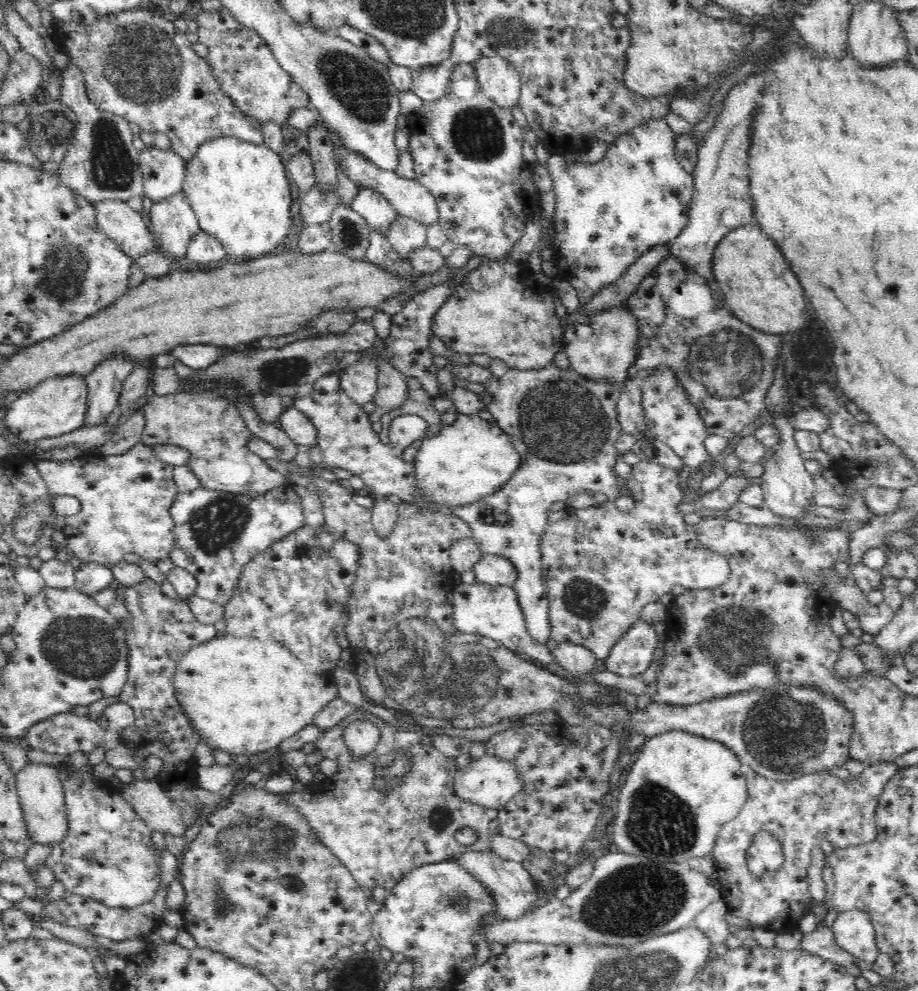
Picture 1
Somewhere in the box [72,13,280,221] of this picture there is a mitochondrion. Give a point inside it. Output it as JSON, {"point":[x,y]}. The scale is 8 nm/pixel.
{"point":[140,63]}

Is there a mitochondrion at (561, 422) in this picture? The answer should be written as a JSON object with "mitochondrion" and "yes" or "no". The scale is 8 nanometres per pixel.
{"mitochondrion":"yes"}

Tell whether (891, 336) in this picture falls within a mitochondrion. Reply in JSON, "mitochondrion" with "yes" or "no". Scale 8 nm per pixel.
{"mitochondrion":"no"}

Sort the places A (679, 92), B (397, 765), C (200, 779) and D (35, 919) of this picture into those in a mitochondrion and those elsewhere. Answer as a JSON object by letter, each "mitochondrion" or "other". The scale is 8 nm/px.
{"A":"other","B":"mitochondrion","C":"other","D":"other"}

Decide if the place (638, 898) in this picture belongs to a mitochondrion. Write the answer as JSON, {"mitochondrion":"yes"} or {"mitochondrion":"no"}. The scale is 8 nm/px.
{"mitochondrion":"yes"}

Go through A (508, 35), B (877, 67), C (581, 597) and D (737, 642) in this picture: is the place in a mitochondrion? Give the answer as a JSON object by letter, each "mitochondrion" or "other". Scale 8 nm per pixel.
{"A":"mitochondrion","B":"other","C":"mitochondrion","D":"mitochondrion"}

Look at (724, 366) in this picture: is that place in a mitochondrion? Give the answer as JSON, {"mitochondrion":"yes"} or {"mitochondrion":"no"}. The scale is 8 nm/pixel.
{"mitochondrion":"yes"}

